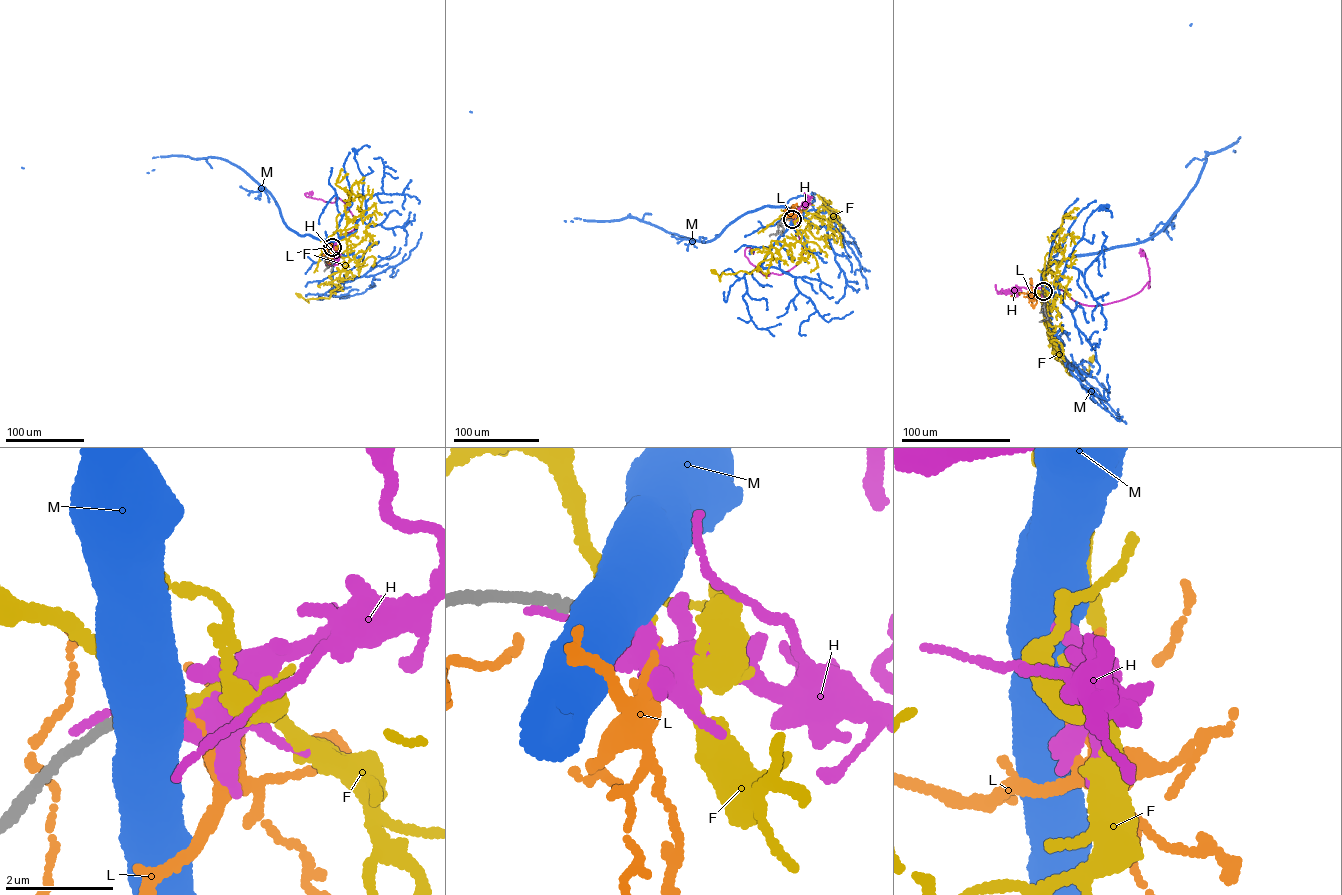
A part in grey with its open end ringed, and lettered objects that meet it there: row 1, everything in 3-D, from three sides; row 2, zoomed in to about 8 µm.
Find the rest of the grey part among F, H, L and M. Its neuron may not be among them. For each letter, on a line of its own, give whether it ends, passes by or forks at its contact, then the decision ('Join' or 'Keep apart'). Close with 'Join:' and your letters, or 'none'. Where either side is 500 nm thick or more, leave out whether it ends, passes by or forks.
F: It passes by. Join
H: It passes by. Keep apart
L: It ends there. Keep apart
M: Keep apart
Join: F

